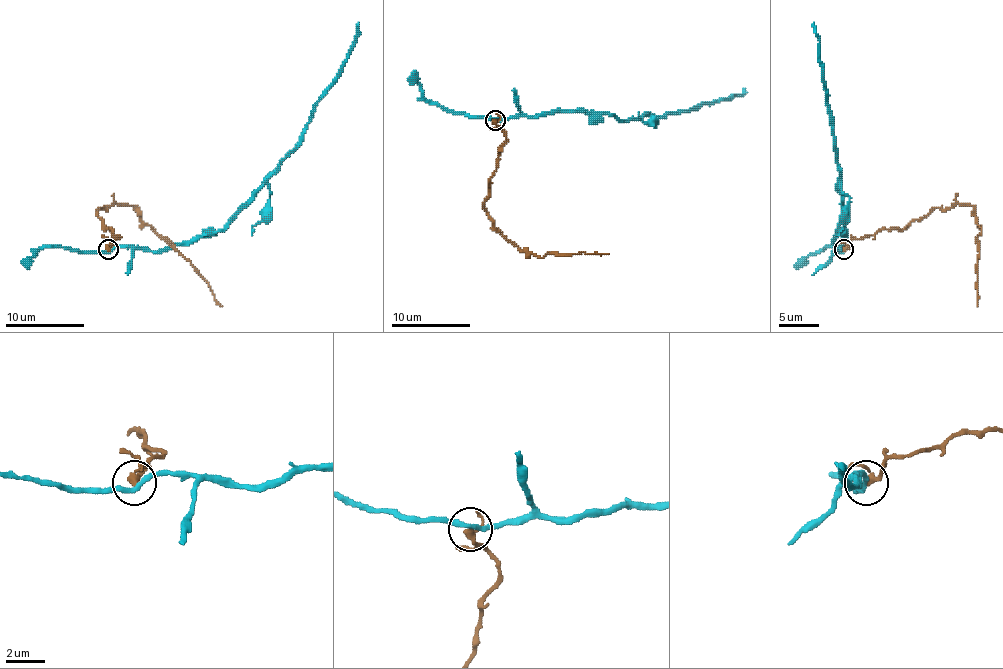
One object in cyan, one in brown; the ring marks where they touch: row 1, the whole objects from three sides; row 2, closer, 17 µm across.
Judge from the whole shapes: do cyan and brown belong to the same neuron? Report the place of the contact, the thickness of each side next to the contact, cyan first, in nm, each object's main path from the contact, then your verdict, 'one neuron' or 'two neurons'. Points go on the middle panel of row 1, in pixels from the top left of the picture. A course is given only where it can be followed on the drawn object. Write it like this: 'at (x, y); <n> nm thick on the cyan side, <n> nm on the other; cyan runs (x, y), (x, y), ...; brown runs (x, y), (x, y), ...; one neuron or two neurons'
at (495, 120); 240 nm thick on the cyan side, 240 nm on the other; cyan runs (496, 120), (559, 112), (607, 112), (620, 120), (638, 120), (644, 114), (680, 114), (745, 90); brown runs (494, 120), (506, 143), (496, 159), (484, 208), (492, 224), (520, 250), (540, 258), (551, 254), (609, 254); two neurons

